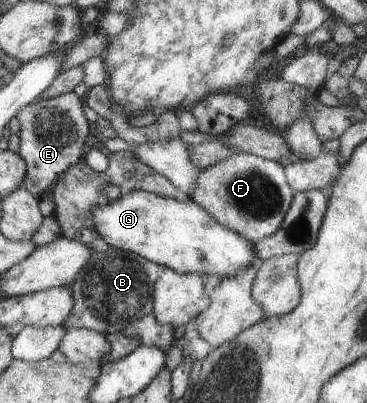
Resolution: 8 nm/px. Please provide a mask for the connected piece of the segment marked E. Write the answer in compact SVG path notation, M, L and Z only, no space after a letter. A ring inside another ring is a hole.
M72 91L45 101L37 98L16 114L21 126L18 154L26 164L23 187L35 197L50 190L57 178L83 157L85 144L91 141L84 106L85 98L79 98Z

